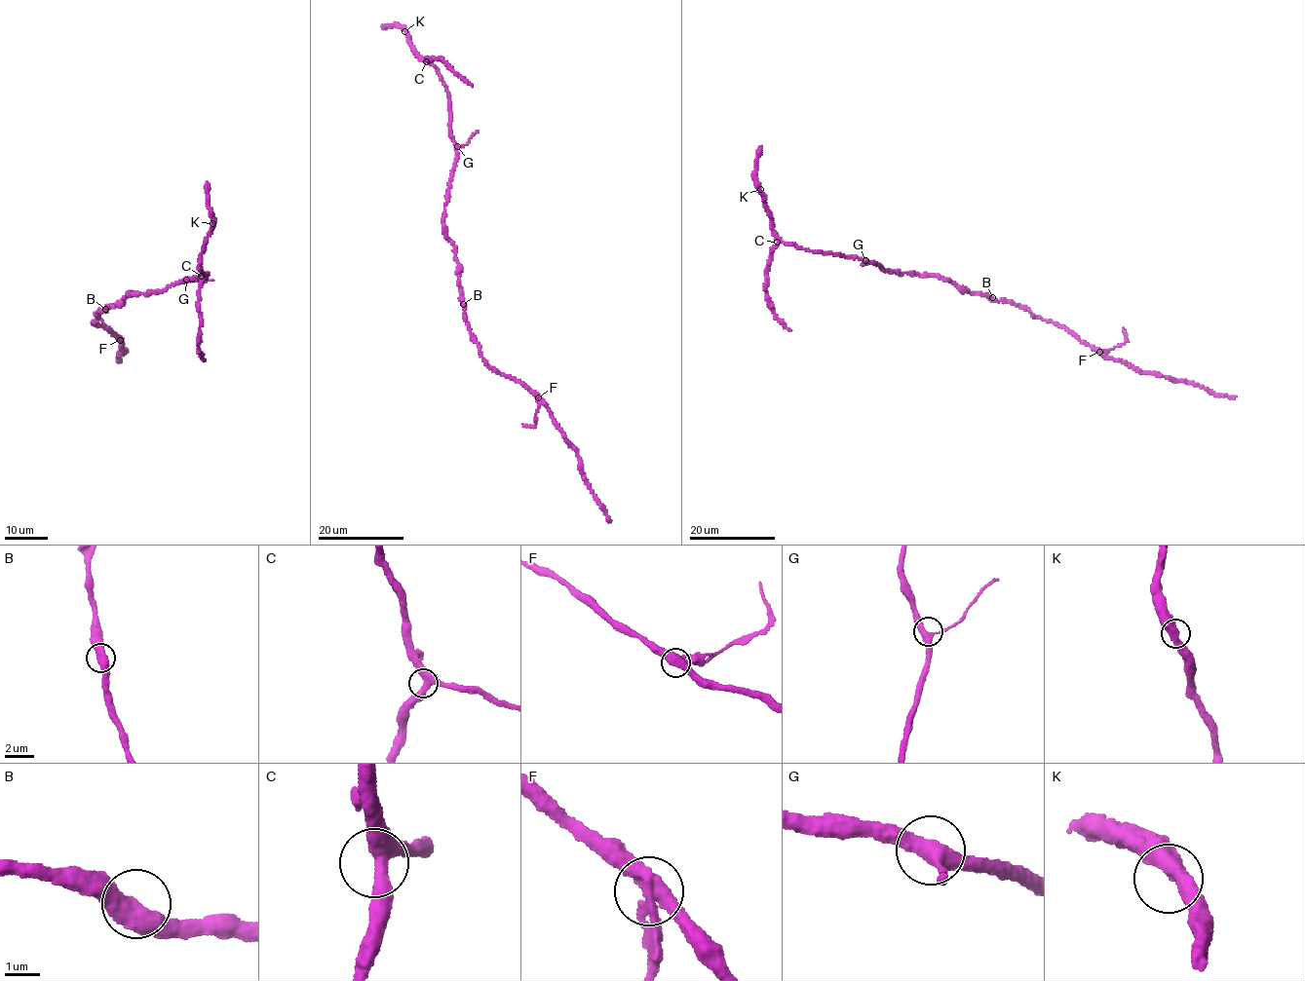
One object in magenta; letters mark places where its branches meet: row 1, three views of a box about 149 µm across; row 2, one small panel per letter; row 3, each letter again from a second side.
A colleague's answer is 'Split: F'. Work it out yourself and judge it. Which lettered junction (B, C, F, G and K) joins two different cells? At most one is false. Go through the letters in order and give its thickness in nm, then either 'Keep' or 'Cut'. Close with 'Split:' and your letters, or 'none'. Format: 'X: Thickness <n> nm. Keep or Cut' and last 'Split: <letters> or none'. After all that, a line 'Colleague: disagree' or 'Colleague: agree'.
B: Thickness 500 nm. Keep
C: Thickness 400 nm. Keep
F: Thickness 440 nm. Cut
G: Thickness 360 nm. Keep
K: Thickness 480 nm. Keep
Split: F
Colleague: agree

